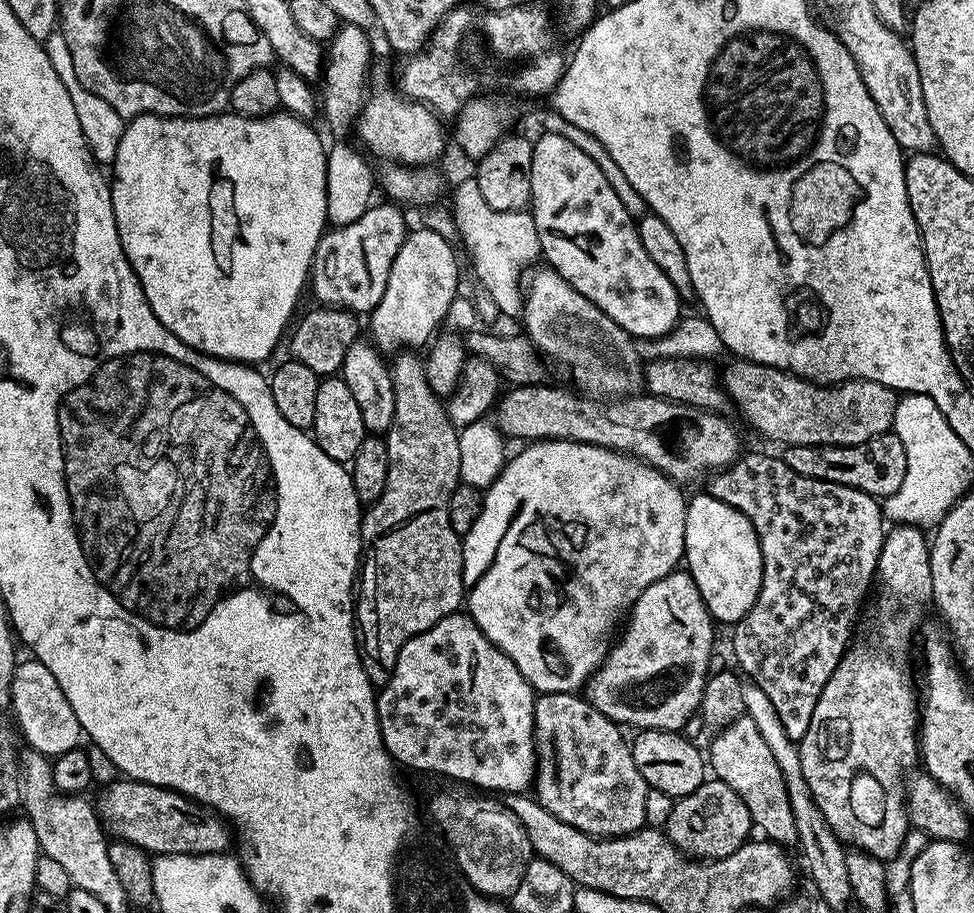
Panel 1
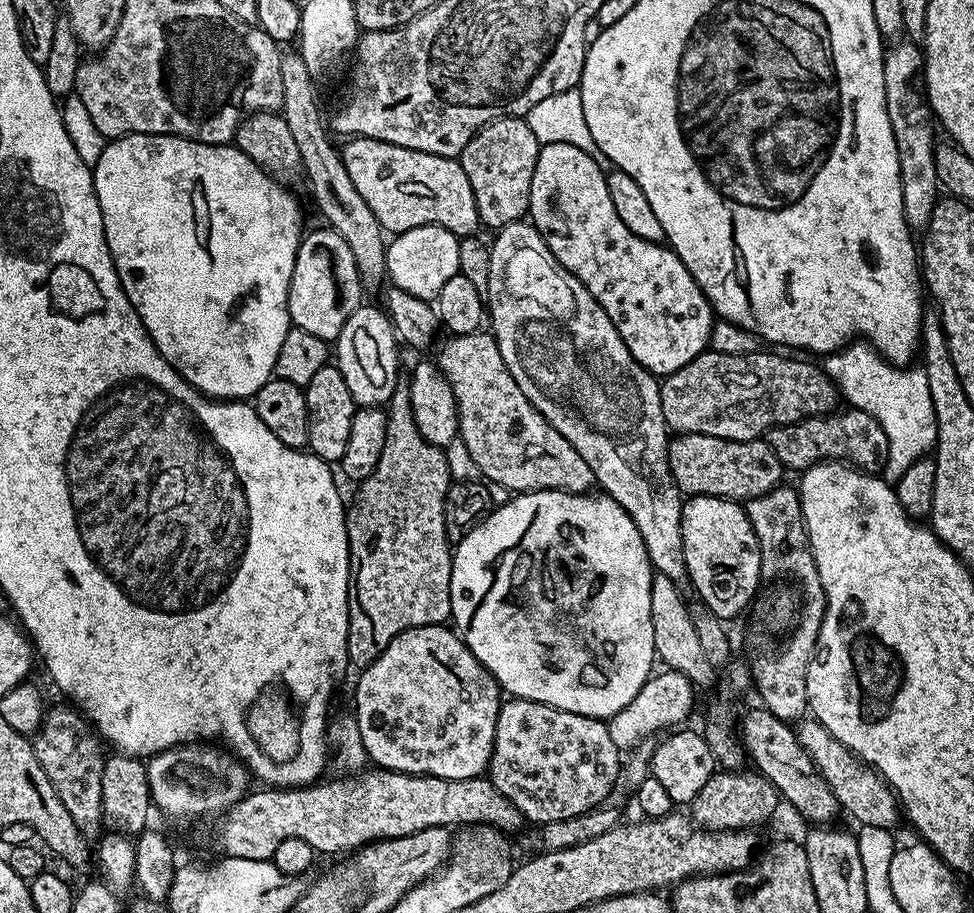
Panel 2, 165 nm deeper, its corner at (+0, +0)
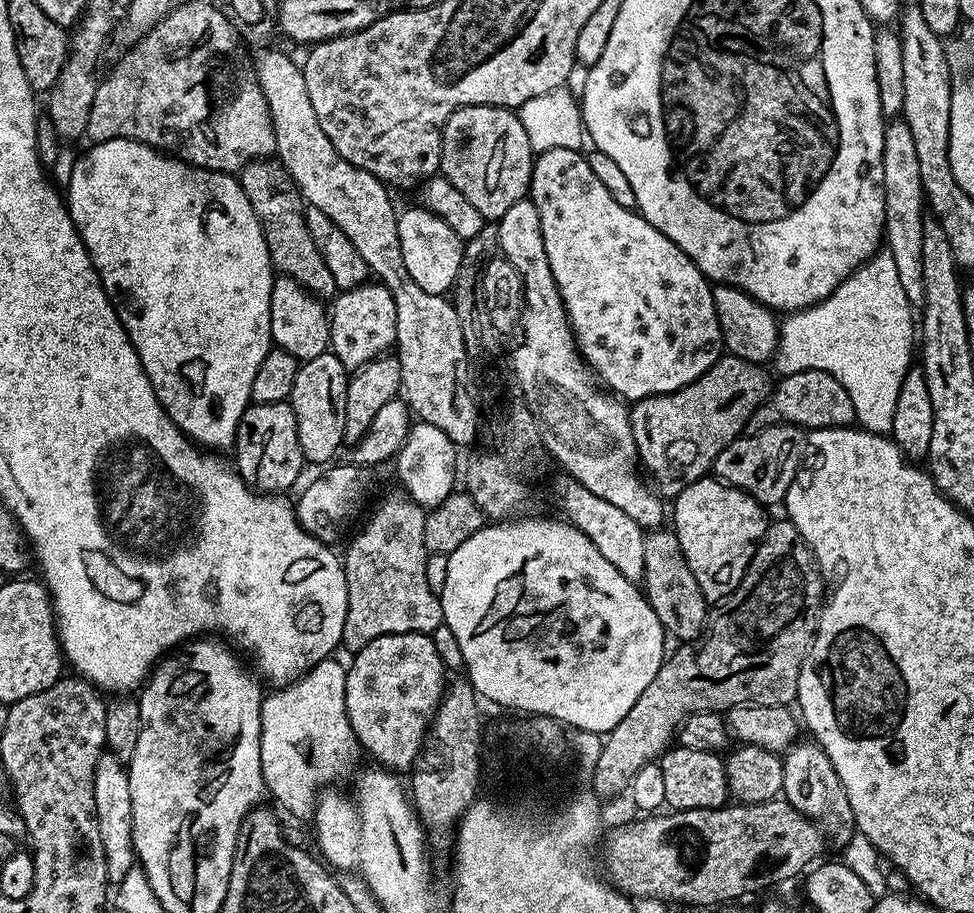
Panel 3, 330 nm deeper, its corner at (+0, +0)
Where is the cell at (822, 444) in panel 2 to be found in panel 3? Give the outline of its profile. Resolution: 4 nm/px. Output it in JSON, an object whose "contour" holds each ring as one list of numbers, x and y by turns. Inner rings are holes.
{"contour":[[802,370,798,374,780,376,768,398,761,402,758,410,750,414,747,434,758,434,775,424,794,424,797,428,846,428,856,424,854,402,846,394,846,386,838,382,826,370]]}

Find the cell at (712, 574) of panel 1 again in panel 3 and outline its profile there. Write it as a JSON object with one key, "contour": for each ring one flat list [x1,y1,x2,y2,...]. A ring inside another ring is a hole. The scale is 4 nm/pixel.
{"contour":[[715,478,696,480,690,486,680,491,675,497,676,509,671,509,670,520,673,520,674,531,678,542,681,544,682,554,693,571,694,578,698,580,698,586,708,602,723,601,725,596,737,588,742,582,745,572,748,571,750,562,756,553,756,547,764,538,766,519,765,509,752,496,748,496,740,488,731,488,724,481]]}

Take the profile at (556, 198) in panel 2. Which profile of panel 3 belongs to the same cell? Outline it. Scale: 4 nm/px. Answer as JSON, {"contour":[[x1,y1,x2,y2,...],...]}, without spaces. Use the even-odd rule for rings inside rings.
{"contour":[[559,148,539,153,532,166,530,198,538,210,542,242,546,246,546,258,550,262,550,270,554,274,556,289,560,292,565,310,568,311,568,323,572,326,576,347,580,355,583,356,585,364,592,369,598,377,599,383,607,391,619,396,625,402,661,396,694,382,694,378,706,374,706,370,710,370,710,366,714,366,714,362,719,360,722,355,722,337,720,323,714,310,713,285,707,276,700,273,695,262,678,245,670,242,670,238,666,238,666,234,662,234,654,226,650,226,650,222,646,222,646,218,641,216,639,211,618,206,618,202,614,202,614,198,610,198,610,190,606,190,606,186,602,186,602,182,598,182,598,177,594,175,594,170,590,170,588,157,583,151]]}

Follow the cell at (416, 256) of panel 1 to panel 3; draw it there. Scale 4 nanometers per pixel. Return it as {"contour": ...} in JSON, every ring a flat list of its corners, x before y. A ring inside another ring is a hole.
{"contour":[[423,206,415,207,408,208,405,212,403,209,398,216,398,234,404,265,406,270,410,270,410,278,414,278,414,282,418,282,422,290,443,296,456,283,456,275,464,263,464,244,454,234,454,230,450,230,450,226,442,222,442,218]]}

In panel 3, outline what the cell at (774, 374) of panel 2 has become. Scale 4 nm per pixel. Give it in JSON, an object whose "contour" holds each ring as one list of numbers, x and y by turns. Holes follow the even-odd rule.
{"contour":[[724,354,706,374,694,378,694,382,661,396,642,398,631,405,628,416,636,454,661,497,675,498,686,486,705,479,714,458,747,429,750,414,758,410,774,387,773,381,768,381,766,369,749,360]]}

